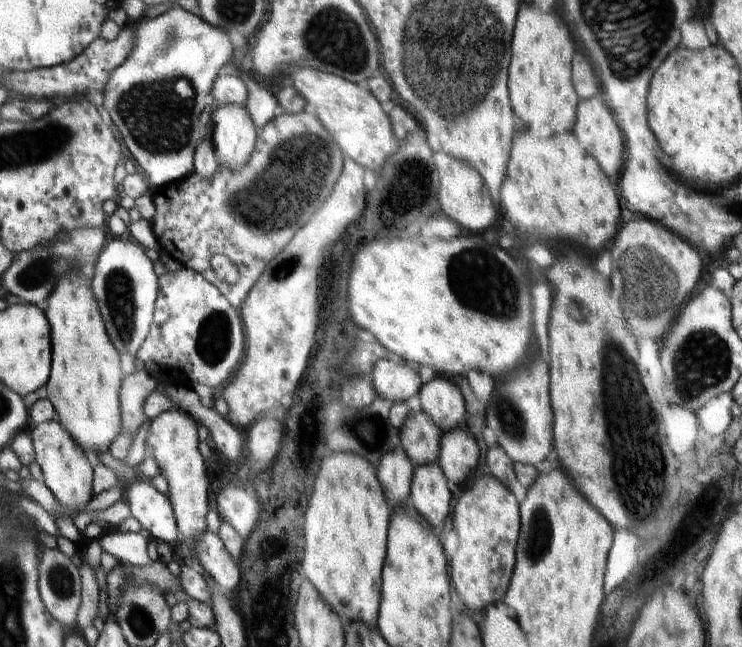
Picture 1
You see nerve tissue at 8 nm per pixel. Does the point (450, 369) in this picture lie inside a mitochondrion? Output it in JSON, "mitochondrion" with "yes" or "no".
{"mitochondrion":"no"}

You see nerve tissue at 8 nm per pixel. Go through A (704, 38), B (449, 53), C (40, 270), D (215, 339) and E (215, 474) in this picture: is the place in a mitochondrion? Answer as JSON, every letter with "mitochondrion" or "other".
{"A":"other","B":"mitochondrion","C":"mitochondrion","D":"mitochondrion","E":"other"}

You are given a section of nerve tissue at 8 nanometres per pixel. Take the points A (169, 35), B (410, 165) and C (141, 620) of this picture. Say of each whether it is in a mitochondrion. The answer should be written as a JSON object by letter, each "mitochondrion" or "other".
{"A":"mitochondrion","B":"mitochondrion","C":"mitochondrion"}

